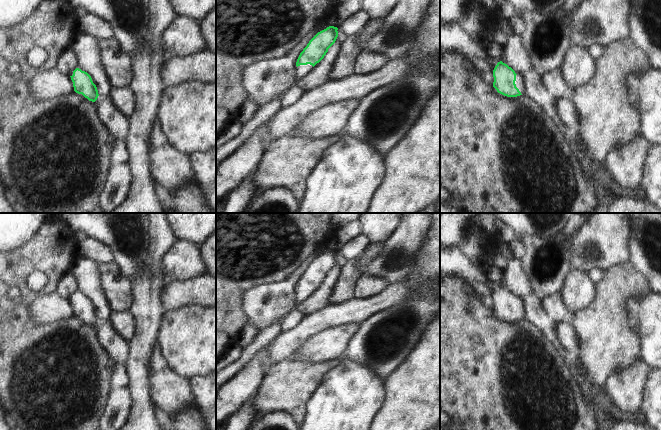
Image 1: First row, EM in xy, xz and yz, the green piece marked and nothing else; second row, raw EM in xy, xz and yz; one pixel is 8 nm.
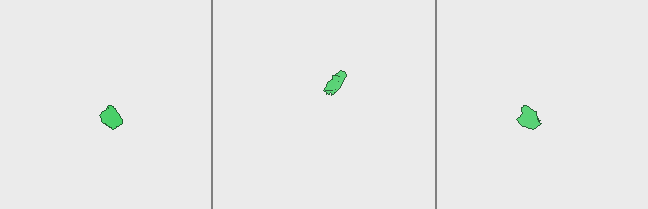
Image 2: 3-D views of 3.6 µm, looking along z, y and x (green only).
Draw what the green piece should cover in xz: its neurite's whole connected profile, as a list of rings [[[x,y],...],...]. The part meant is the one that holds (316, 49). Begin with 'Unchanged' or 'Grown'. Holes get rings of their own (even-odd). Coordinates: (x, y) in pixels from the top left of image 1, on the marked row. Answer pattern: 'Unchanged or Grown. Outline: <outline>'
Grown. Outline: [[[329,26],[318,32],[303,49],[296,62],[298,82],[311,73],[313,67],[324,58],[338,37],[337,30],[337,27]]]

